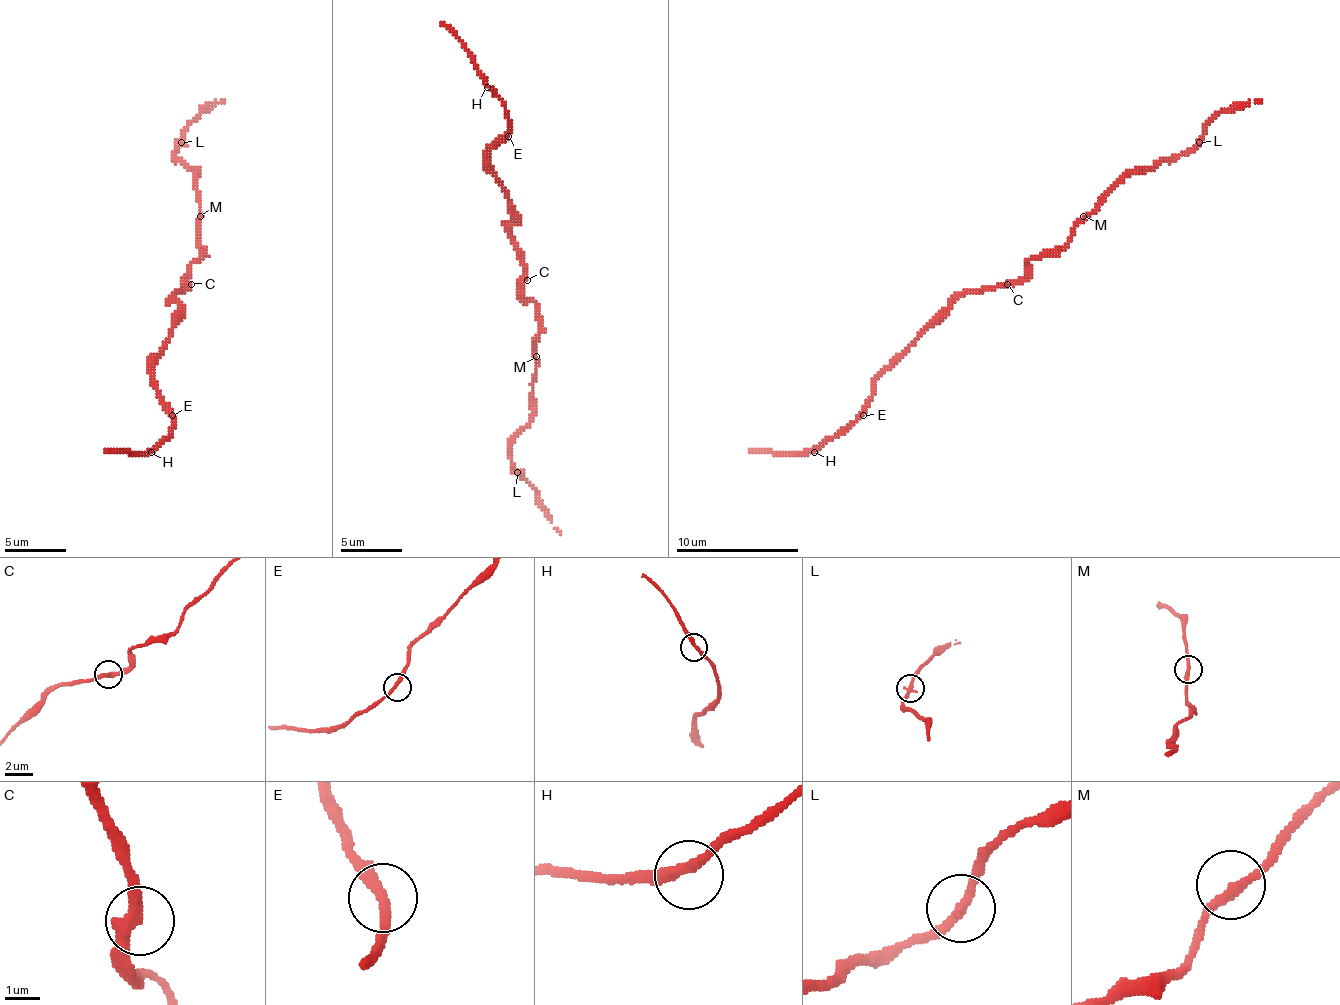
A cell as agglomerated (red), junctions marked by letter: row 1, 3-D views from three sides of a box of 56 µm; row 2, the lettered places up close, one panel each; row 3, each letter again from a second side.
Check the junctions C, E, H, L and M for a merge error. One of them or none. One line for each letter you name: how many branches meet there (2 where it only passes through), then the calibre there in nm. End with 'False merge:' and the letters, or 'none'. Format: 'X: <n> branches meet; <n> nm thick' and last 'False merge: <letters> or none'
False merge: none

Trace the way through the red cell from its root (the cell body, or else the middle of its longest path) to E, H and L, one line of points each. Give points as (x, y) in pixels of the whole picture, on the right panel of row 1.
E: (1004, 284), (985, 290), (970, 290), (958, 296), (875, 379), (875, 388), (863, 415)
H: (1004, 284), (985, 290), (970, 290), (958, 296), (875, 379), (875, 388), (866, 409), (814, 452)
L: (1004, 284), (1019, 284), (1031, 259), (1056, 253), (1126, 176), (1154, 170), (1172, 155), (1188, 155), (1200, 143)

